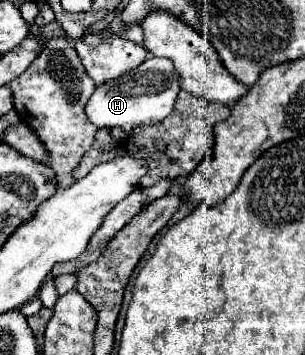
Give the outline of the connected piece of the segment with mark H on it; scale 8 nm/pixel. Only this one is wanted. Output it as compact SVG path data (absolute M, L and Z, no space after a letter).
M151 56L141 66L137 66L137 70L125 74L125 78L117 78L117 82L97 86L85 110L89 114L89 120L99 128L119 126L123 130L131 130L137 126L157 124L163 118L167 118L173 112L179 92L181 92L181 82L173 62L169 58Z

